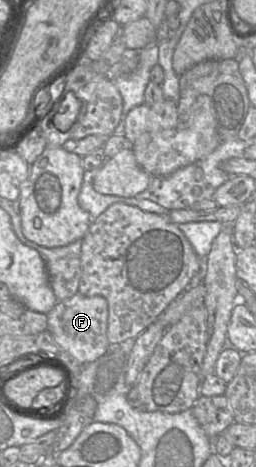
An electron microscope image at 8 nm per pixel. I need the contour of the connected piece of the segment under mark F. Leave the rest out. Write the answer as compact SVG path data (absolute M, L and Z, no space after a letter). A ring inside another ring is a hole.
M77 293L68 299L57 301L46 316L47 331L54 341L81 364L97 361L109 350L108 302L104 297L87 297Z

